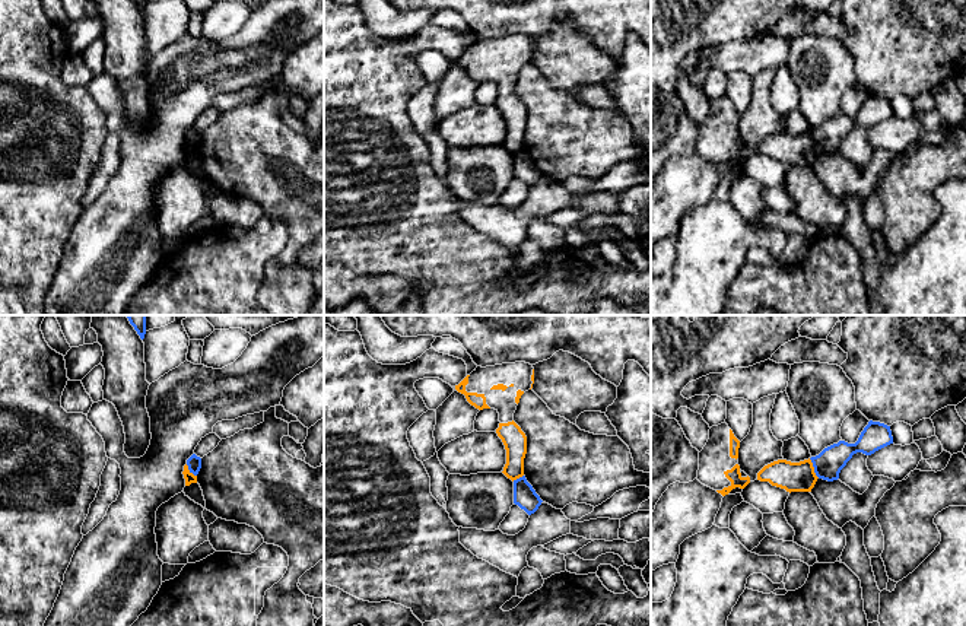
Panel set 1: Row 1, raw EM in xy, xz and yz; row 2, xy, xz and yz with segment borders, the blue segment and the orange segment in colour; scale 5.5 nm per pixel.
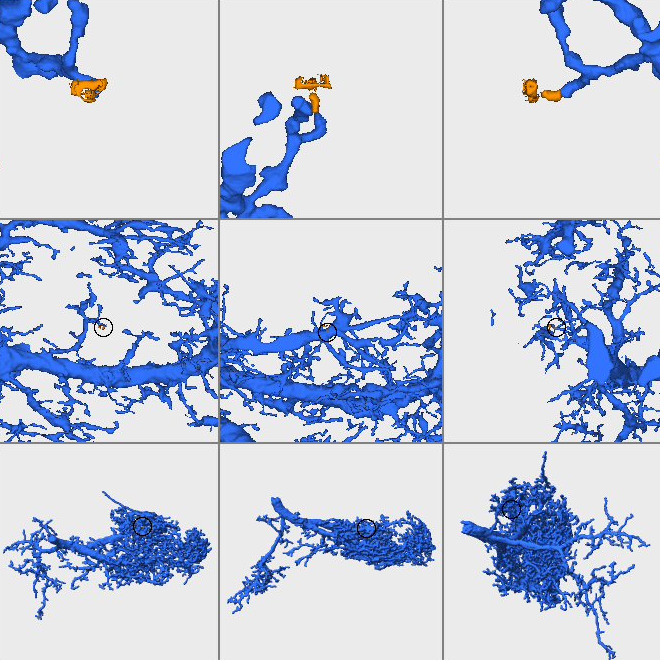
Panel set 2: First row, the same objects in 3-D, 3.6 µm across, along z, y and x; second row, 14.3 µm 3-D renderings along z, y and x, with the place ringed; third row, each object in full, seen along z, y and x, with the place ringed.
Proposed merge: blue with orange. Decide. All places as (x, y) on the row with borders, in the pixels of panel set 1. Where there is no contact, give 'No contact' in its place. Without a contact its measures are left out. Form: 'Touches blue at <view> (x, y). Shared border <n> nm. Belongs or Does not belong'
Touches blue at yz (814, 469). Shared border 130 nm. Does not belong

